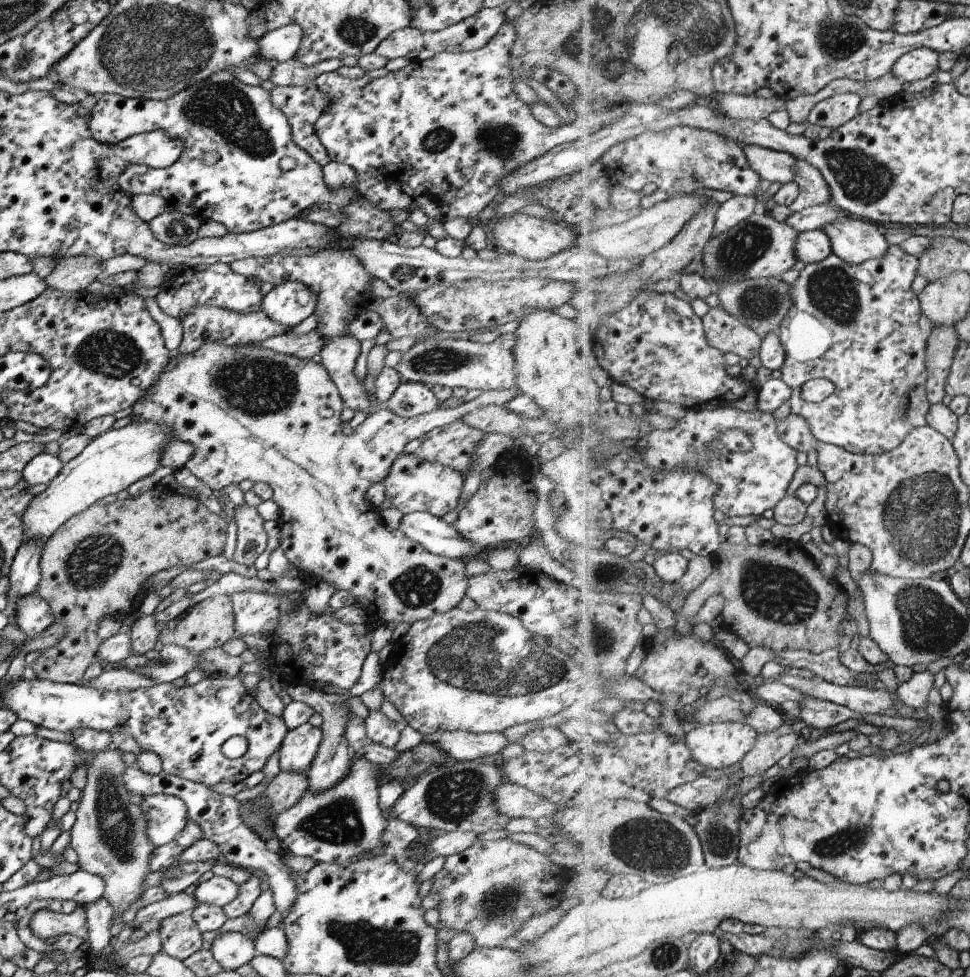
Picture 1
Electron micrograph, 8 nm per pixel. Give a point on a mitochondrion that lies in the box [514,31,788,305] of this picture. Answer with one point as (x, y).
(736, 253)

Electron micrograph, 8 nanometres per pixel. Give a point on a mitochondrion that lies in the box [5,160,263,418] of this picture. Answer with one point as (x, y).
(110, 354)

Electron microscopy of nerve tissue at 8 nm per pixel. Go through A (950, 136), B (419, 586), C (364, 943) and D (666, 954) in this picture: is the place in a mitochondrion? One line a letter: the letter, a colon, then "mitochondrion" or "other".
A: other
B: mitochondrion
C: mitochondrion
D: mitochondrion

